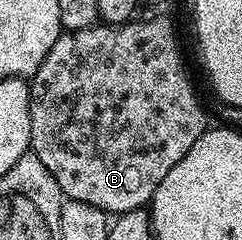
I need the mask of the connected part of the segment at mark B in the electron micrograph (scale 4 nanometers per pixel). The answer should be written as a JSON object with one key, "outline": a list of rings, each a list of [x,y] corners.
{"outline":[[[152,18],[149,22],[133,20],[122,26],[97,24],[87,26],[84,30],[69,30],[61,33],[58,40],[54,40],[54,48],[46,52],[46,60],[32,75],[28,88],[28,103],[30,104],[30,150],[46,164],[46,172],[58,180],[58,188],[63,192],[65,199],[82,204],[90,204],[94,208],[104,211],[109,216],[119,216],[147,207],[152,200],[152,193],[156,185],[166,177],[166,172],[194,148],[194,140],[202,136],[209,129],[210,122],[204,115],[204,106],[196,95],[196,86],[184,67],[184,58],[180,55],[180,42],[176,39],[176,30],[168,18]]]}

